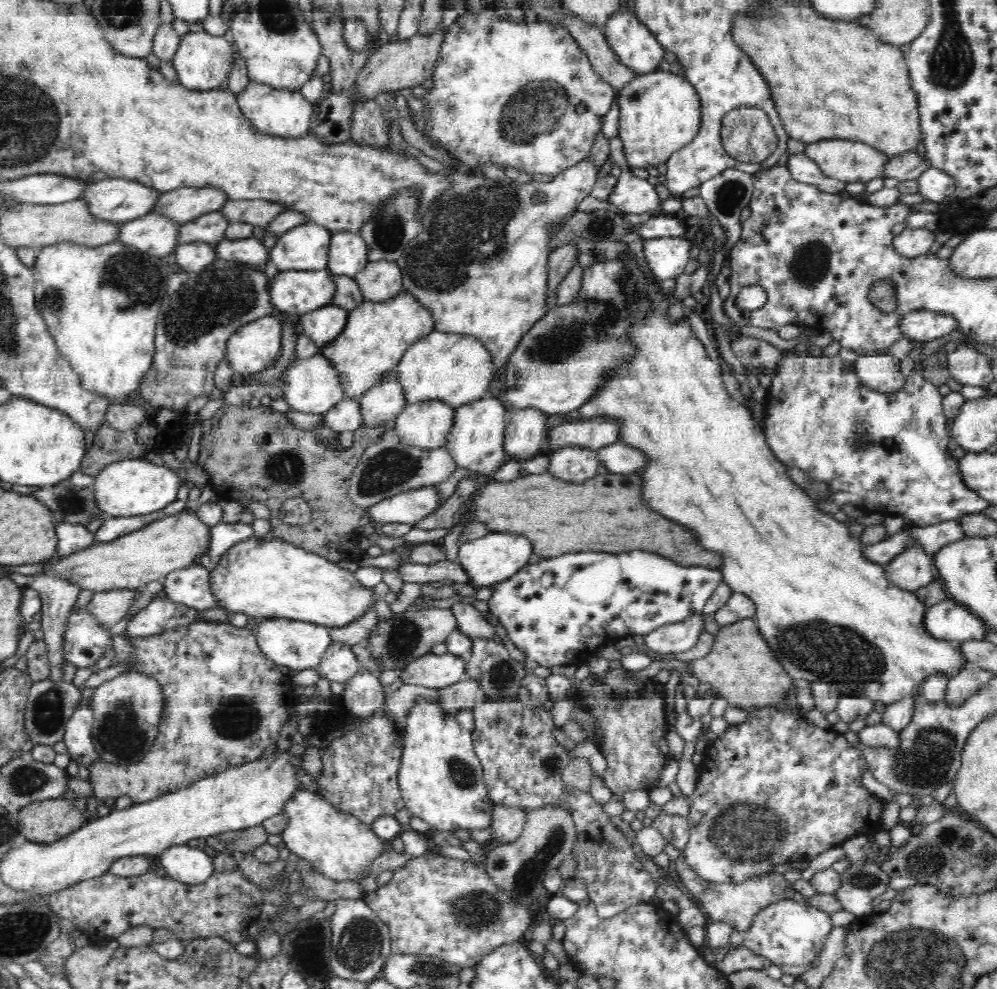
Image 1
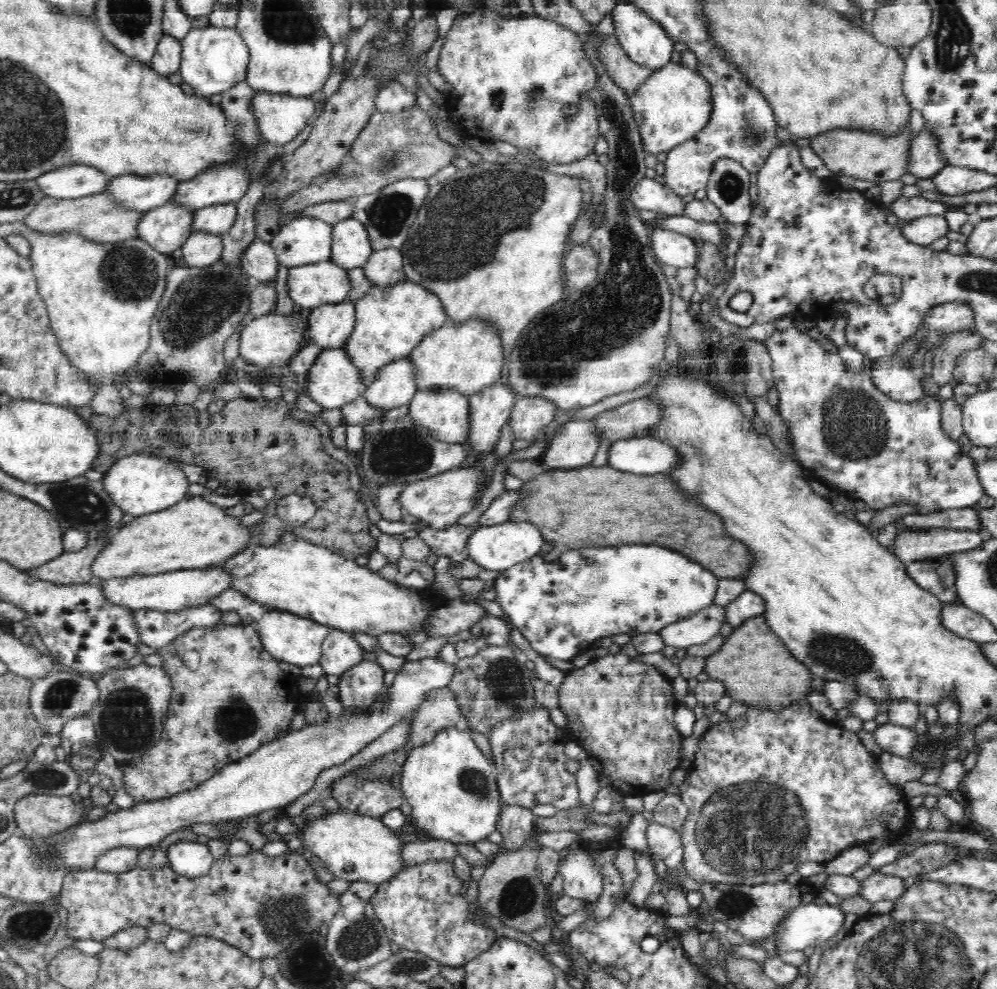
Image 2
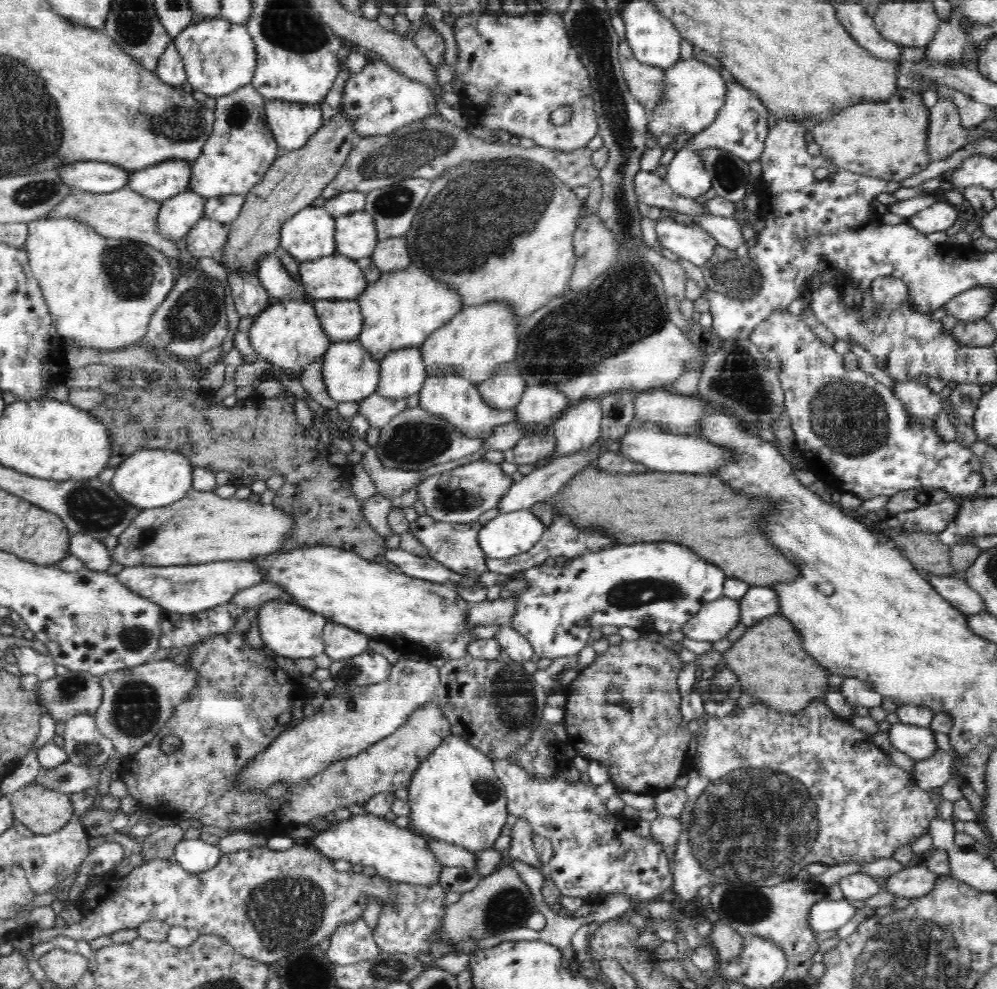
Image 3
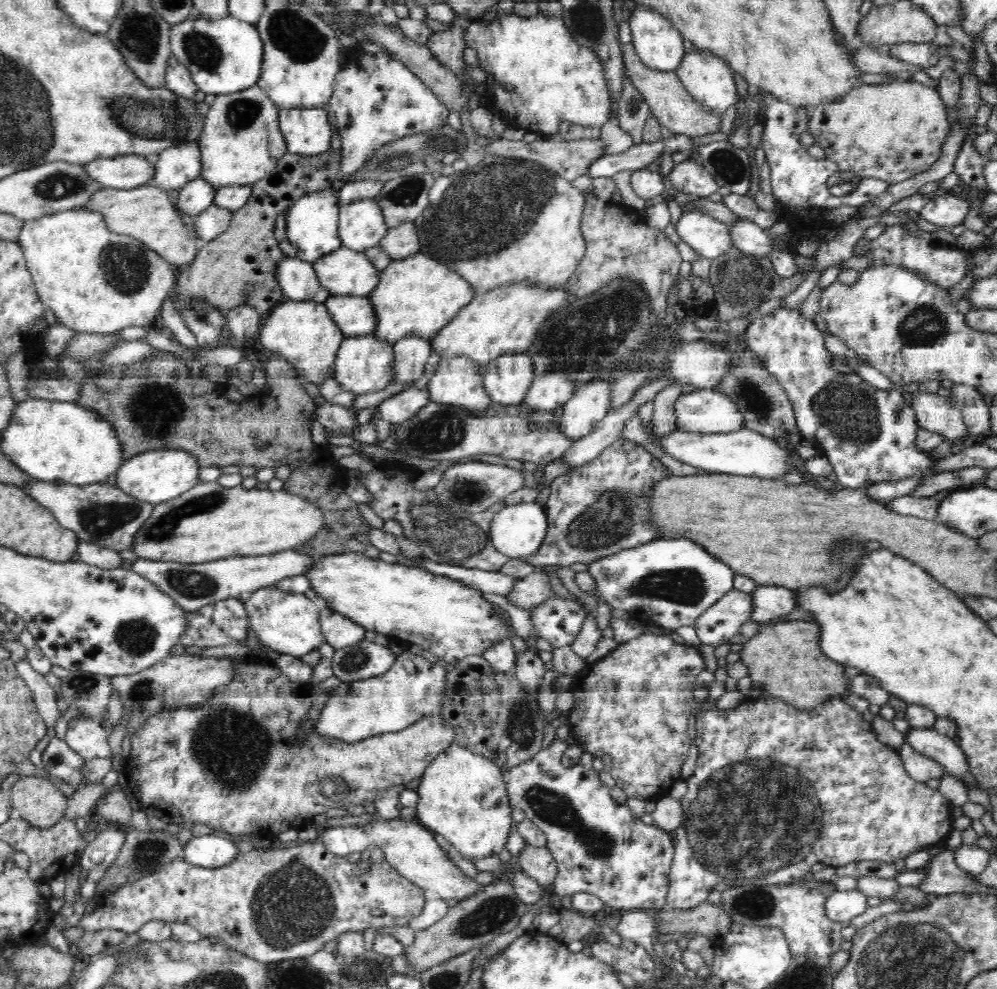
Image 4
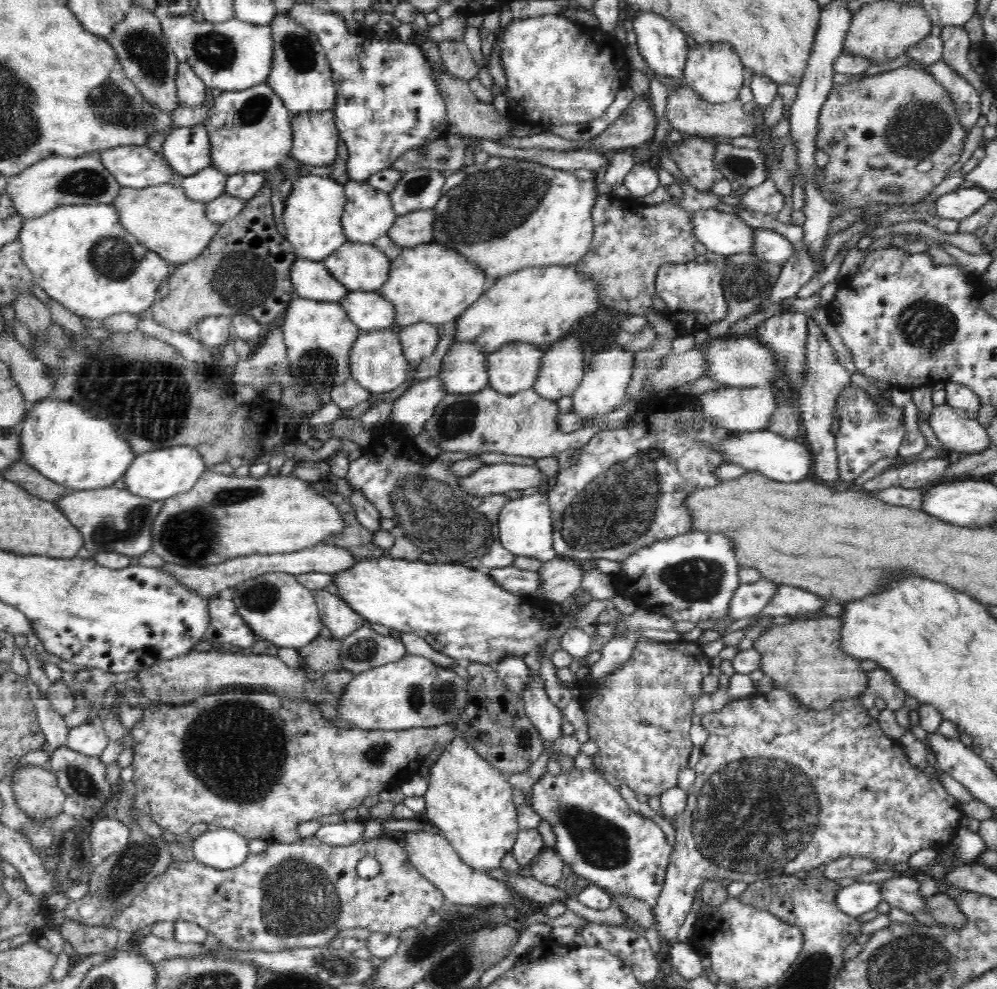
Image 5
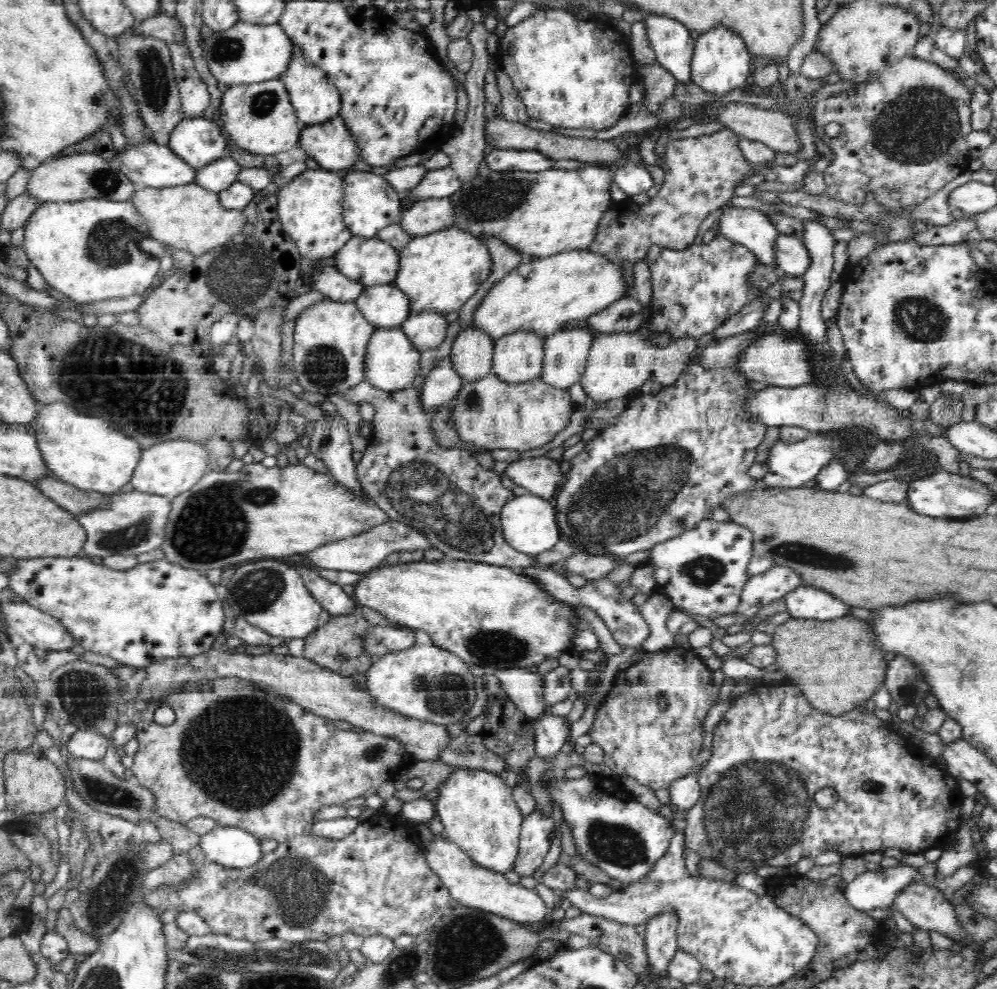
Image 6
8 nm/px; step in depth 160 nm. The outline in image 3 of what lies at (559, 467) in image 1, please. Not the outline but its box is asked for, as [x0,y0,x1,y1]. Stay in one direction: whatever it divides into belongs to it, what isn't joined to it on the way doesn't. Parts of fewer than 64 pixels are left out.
[553,398,603,460]

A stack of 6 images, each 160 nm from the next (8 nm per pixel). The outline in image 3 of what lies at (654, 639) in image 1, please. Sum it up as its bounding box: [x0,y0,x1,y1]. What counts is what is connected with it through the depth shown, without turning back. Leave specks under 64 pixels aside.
[681,596,739,642]

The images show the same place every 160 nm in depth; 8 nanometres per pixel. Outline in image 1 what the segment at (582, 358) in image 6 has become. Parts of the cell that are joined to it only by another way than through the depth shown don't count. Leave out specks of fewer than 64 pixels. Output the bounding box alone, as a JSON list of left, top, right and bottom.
[503,408,552,461]

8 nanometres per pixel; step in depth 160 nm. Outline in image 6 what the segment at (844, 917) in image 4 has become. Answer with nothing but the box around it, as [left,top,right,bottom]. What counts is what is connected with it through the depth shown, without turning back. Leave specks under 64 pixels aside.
[843,866,922,911]

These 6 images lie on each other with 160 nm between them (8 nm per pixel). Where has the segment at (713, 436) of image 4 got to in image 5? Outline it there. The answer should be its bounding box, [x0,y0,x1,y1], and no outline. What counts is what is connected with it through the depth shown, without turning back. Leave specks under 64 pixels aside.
[718,429,810,483]

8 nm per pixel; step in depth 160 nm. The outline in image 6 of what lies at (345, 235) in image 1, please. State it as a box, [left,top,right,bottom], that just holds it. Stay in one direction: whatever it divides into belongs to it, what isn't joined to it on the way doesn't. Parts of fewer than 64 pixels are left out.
[343,170,402,238]

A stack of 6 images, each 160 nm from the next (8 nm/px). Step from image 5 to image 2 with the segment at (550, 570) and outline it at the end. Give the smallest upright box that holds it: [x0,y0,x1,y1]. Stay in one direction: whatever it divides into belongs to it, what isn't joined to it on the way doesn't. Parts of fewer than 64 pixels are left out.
[428,599,488,638]

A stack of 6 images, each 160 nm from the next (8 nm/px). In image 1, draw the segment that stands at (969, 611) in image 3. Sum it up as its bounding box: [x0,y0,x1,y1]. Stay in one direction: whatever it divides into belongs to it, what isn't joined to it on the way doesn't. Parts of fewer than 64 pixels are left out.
[885,543,936,591]

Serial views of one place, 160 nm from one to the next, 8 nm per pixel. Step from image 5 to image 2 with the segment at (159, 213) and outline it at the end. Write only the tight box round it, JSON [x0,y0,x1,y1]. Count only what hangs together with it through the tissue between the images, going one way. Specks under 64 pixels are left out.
[21,191,144,243]

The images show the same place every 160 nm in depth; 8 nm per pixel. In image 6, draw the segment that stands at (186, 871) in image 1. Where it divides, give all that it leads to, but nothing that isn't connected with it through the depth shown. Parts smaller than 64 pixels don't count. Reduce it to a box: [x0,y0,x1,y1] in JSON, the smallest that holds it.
[200,824,264,868]

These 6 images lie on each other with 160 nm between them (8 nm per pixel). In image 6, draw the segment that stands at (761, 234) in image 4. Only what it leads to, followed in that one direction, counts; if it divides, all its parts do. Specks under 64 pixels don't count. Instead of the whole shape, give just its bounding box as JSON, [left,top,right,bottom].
[777,234,812,277]

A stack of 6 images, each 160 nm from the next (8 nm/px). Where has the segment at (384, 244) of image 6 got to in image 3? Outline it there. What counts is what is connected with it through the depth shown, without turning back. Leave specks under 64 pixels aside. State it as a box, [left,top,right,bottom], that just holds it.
[299,254,369,301]

